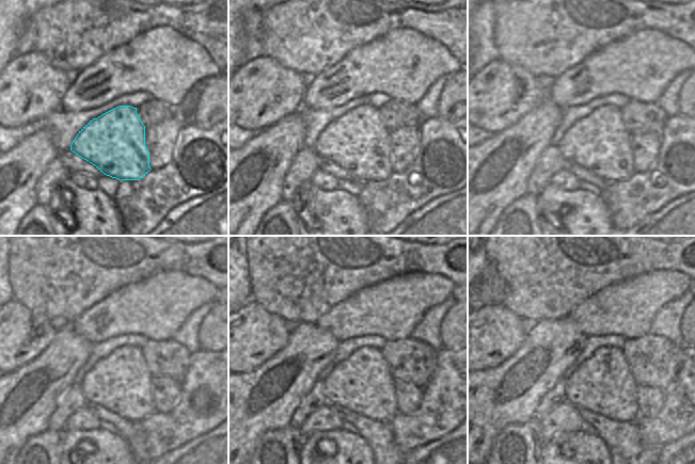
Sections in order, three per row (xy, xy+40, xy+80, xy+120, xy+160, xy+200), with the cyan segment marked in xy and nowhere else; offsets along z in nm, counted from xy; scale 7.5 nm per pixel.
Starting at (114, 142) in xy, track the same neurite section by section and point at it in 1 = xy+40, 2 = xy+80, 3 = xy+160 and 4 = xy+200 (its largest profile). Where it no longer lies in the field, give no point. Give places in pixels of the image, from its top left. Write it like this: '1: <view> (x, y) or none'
1: xy+40 (358, 141)
2: xy+80 (600, 143)
3: xy+160 (362, 383)
4: xy+200 (602, 384)

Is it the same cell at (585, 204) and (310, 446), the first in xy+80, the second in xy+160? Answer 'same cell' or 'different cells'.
same cell

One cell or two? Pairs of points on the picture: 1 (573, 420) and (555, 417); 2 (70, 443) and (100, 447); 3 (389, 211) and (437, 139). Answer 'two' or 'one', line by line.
1: one
2: one
3: one

